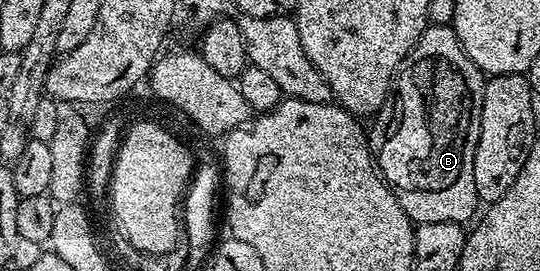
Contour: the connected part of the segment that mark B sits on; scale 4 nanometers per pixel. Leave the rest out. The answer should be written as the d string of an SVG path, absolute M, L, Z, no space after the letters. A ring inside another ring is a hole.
M433 23L426 27L407 57L401 60L395 76L397 104L393 107L385 140L382 141L381 148L376 148L375 162L381 178L389 184L393 196L399 201L399 205L403 205L407 217L414 224L451 221L465 225L478 214L479 200L475 193L473 162L481 132L486 82L486 76L462 49L452 26L443 23Z

